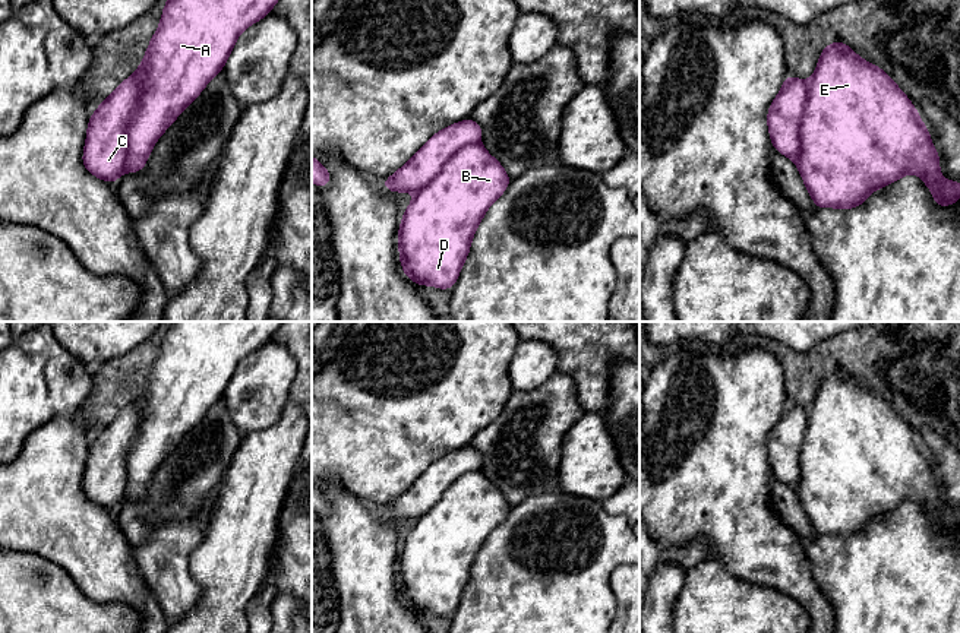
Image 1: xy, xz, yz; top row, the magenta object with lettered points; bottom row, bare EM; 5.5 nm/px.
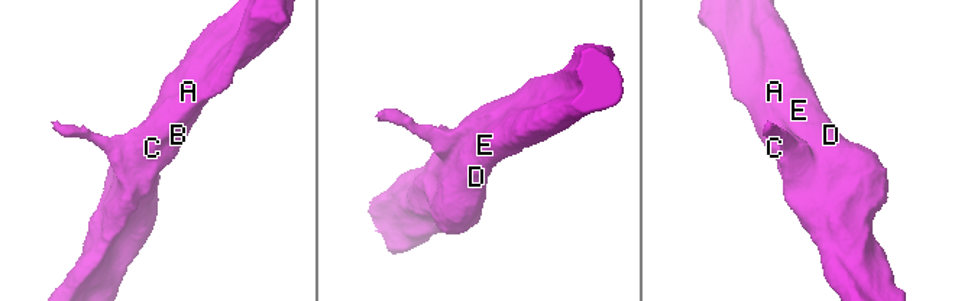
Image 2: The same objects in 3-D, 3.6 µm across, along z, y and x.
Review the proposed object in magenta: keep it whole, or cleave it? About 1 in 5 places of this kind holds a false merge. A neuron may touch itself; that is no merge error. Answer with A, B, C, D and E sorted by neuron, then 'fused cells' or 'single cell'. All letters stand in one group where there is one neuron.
A B C D E | single cell

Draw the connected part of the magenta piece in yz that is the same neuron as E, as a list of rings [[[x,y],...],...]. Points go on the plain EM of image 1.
[[[841,368],[824,374],[808,409],[786,403],[779,422],[768,434],[767,452],[773,475],[796,490],[815,535],[846,538],[860,534],[874,518],[900,507],[904,501],[918,501],[941,535],[960,526],[960,509],[942,506],[940,482],[912,428],[884,398],[856,383],[852,374]]]

